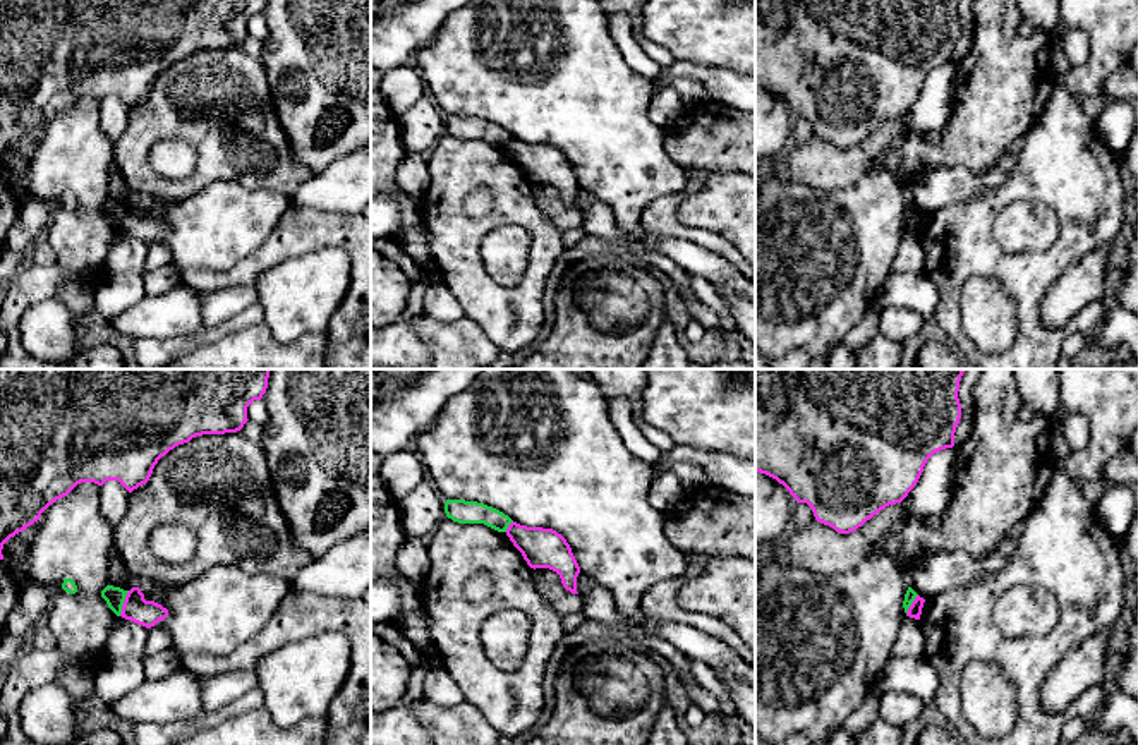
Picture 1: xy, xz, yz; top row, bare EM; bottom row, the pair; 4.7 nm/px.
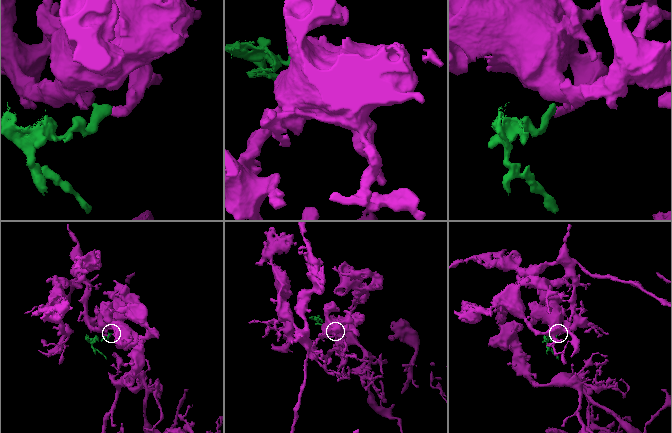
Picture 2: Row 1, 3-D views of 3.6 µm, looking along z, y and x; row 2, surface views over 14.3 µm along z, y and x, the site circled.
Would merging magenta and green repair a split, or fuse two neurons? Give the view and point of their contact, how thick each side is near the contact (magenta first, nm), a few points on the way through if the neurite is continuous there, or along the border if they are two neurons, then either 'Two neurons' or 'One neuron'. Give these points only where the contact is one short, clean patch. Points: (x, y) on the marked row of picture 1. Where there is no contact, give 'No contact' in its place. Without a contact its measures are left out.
Touches magenta at xy (124, 603). Thickness 120 nm (magenta) against 90 nm. Boundary: xy (129, 591), (119, 615). Two neurons

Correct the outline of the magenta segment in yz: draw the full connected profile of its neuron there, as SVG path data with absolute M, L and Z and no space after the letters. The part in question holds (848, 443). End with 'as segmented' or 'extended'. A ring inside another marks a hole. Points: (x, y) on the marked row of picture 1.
M755 369L755 472L776 479L798 503L807 503L817 522L841 534L855 532L886 506L901 503L934 453L954 446L961 419L958 391L963 372L965 369Z; as segmented

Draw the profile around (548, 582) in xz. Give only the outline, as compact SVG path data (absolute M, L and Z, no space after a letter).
M549 568L534 570L534 585L542 599L560 615L570 615L582 611L582 597L572 594L561 584L561 578L556 572Z

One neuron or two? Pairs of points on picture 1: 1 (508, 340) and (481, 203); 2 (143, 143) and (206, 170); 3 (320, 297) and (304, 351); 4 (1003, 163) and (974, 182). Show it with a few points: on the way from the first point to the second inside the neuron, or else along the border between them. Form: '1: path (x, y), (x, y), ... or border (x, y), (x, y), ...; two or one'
1: border (488, 187), (479, 187), (464, 199), (467, 217); two
2: path (163, 131), (187, 131), (206, 150); one
3: border (270, 328), (282, 342), (325, 332); two
4: path (998, 170), (986, 182), (980, 182); one

